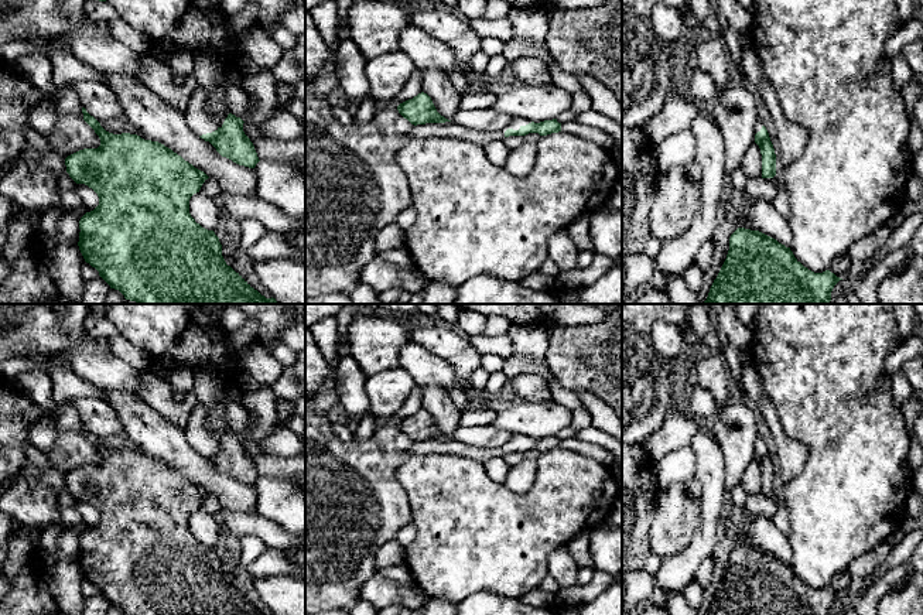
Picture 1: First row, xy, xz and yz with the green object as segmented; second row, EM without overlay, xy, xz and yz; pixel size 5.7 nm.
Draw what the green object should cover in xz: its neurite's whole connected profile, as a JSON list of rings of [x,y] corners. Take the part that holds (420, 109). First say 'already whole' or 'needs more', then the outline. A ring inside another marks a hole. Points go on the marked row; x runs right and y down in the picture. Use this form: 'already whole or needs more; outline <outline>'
needs more; outline [[[424,92],[400,103],[397,110],[414,126],[410,136],[417,139],[452,137],[485,146],[489,141],[505,140],[509,136],[526,136],[529,133],[547,136],[561,131],[561,123],[558,123],[557,119],[534,123],[529,119],[520,117],[513,117],[510,124],[495,133],[471,130],[459,124],[454,124],[451,120],[441,116],[431,98]]]

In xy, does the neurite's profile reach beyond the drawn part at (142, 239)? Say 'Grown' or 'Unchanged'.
Grown

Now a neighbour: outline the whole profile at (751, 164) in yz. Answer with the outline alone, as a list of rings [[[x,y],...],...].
[[[753,143],[741,164],[748,178],[762,178],[762,154],[756,143]]]

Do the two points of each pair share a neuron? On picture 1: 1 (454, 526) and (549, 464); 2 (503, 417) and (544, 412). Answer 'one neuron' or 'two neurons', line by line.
1: one neuron
2: one neuron

